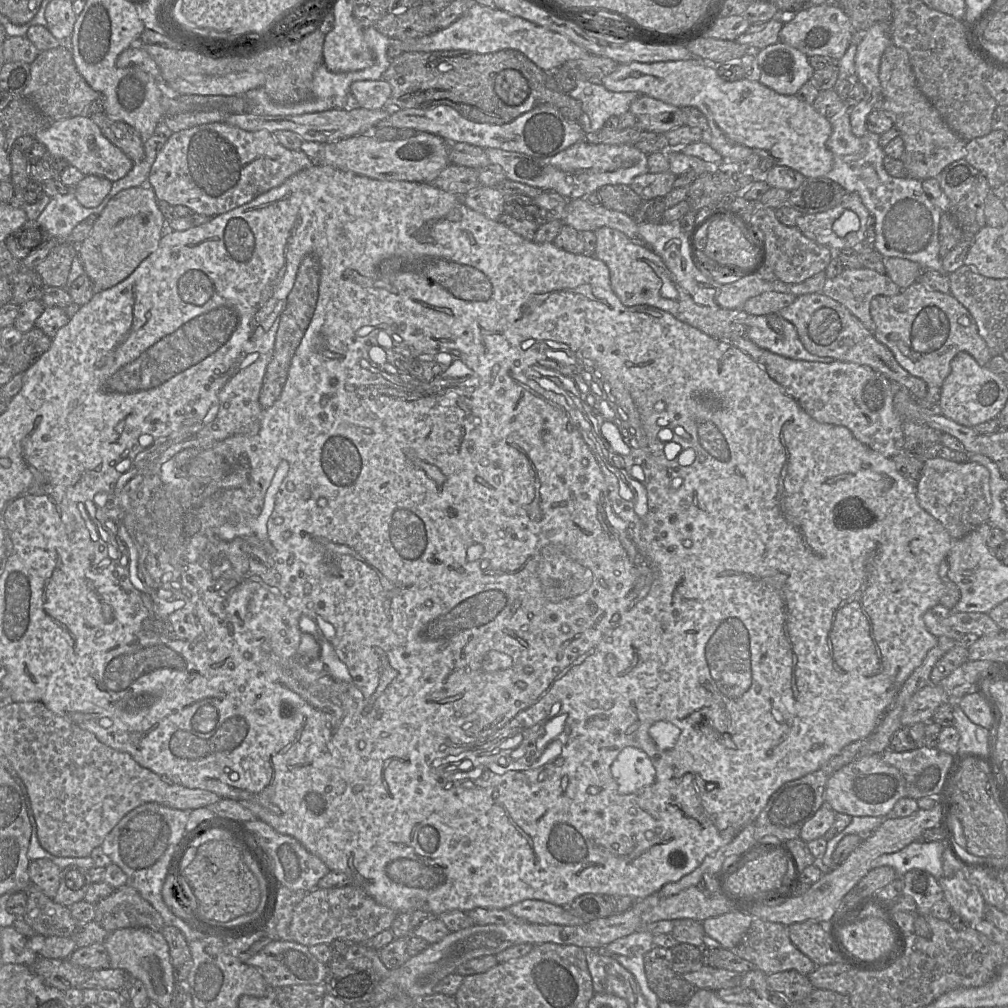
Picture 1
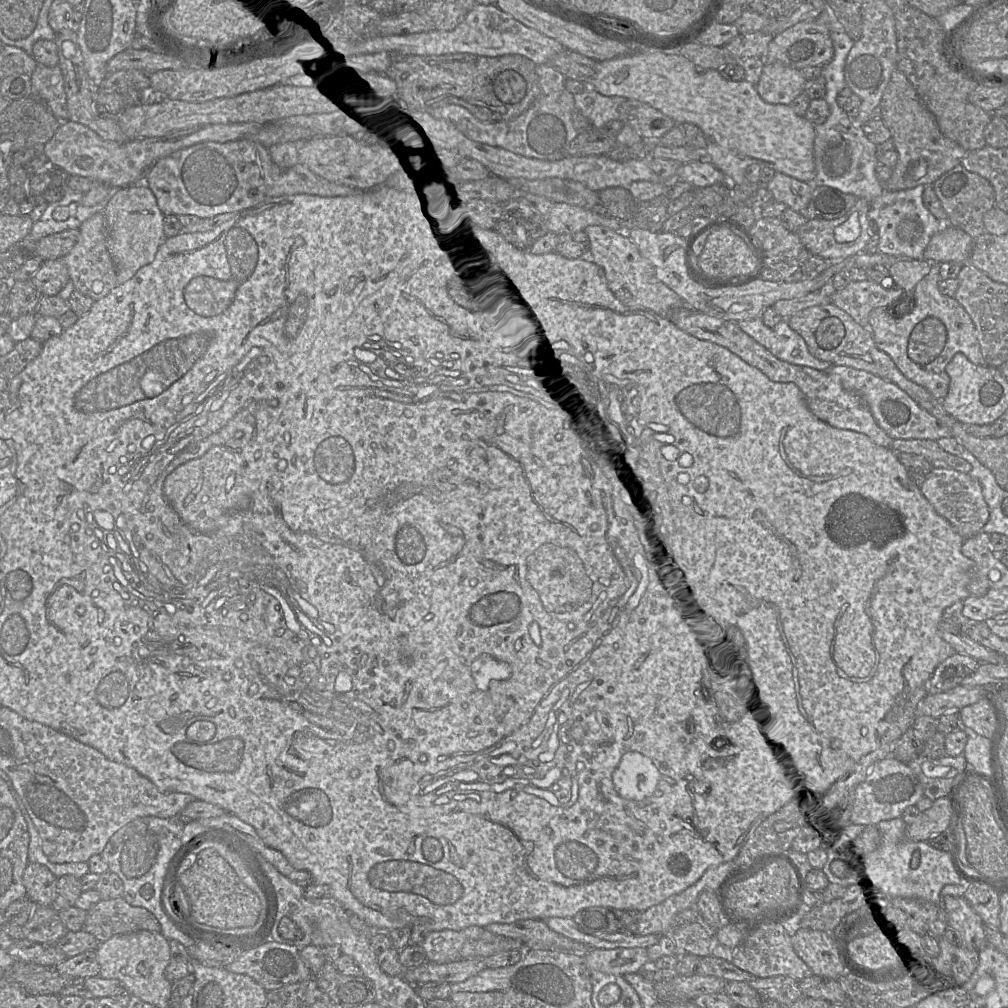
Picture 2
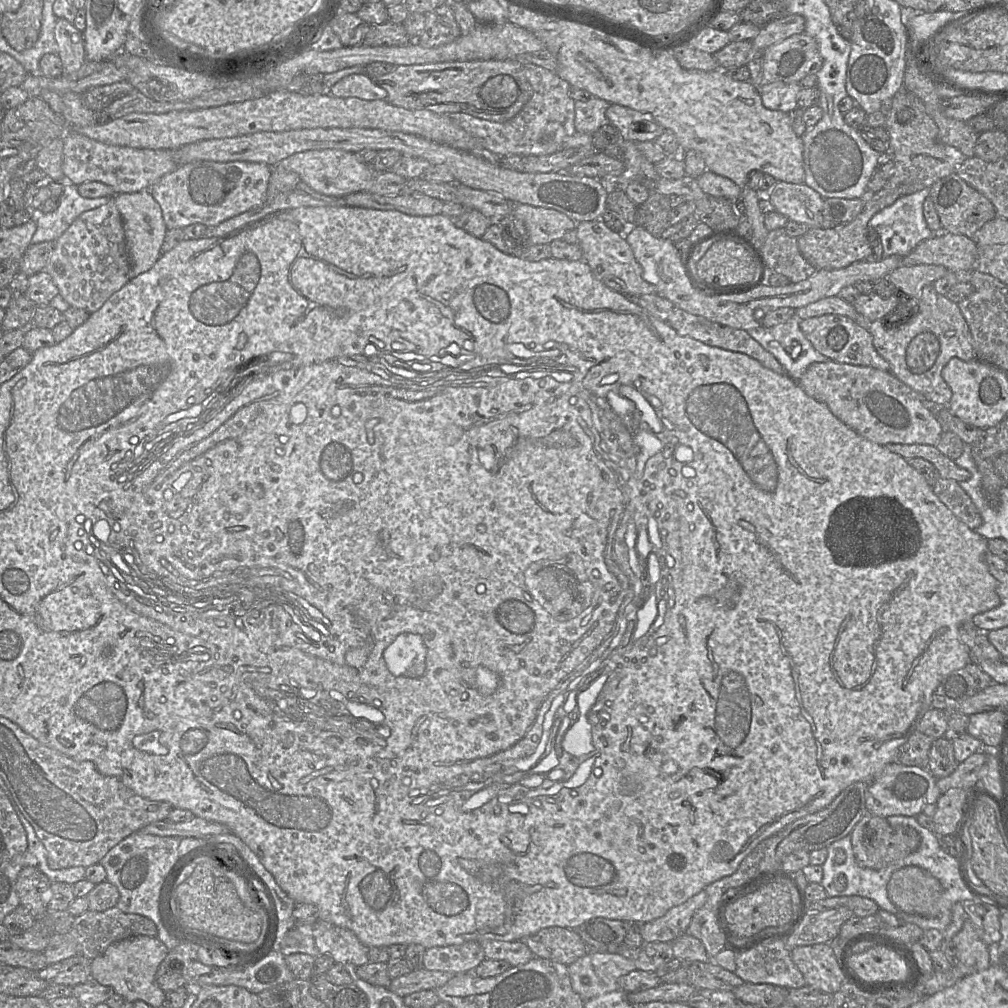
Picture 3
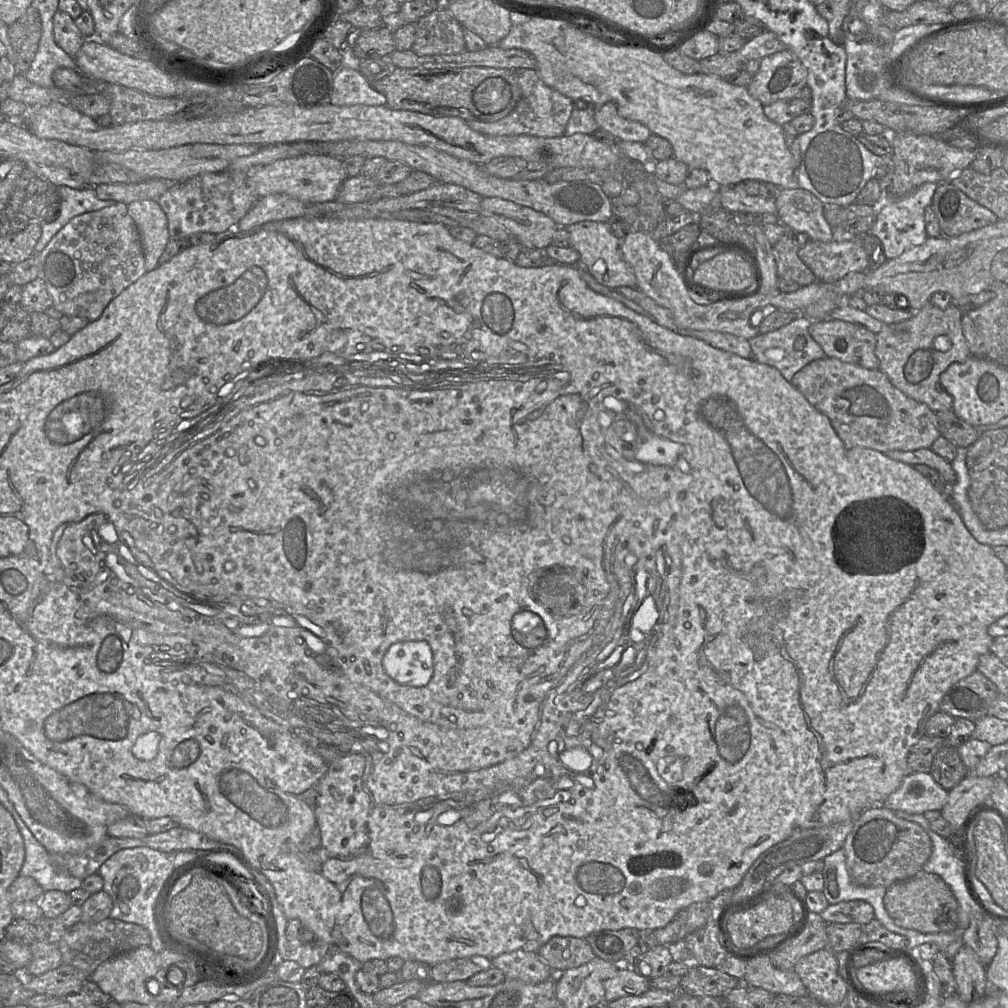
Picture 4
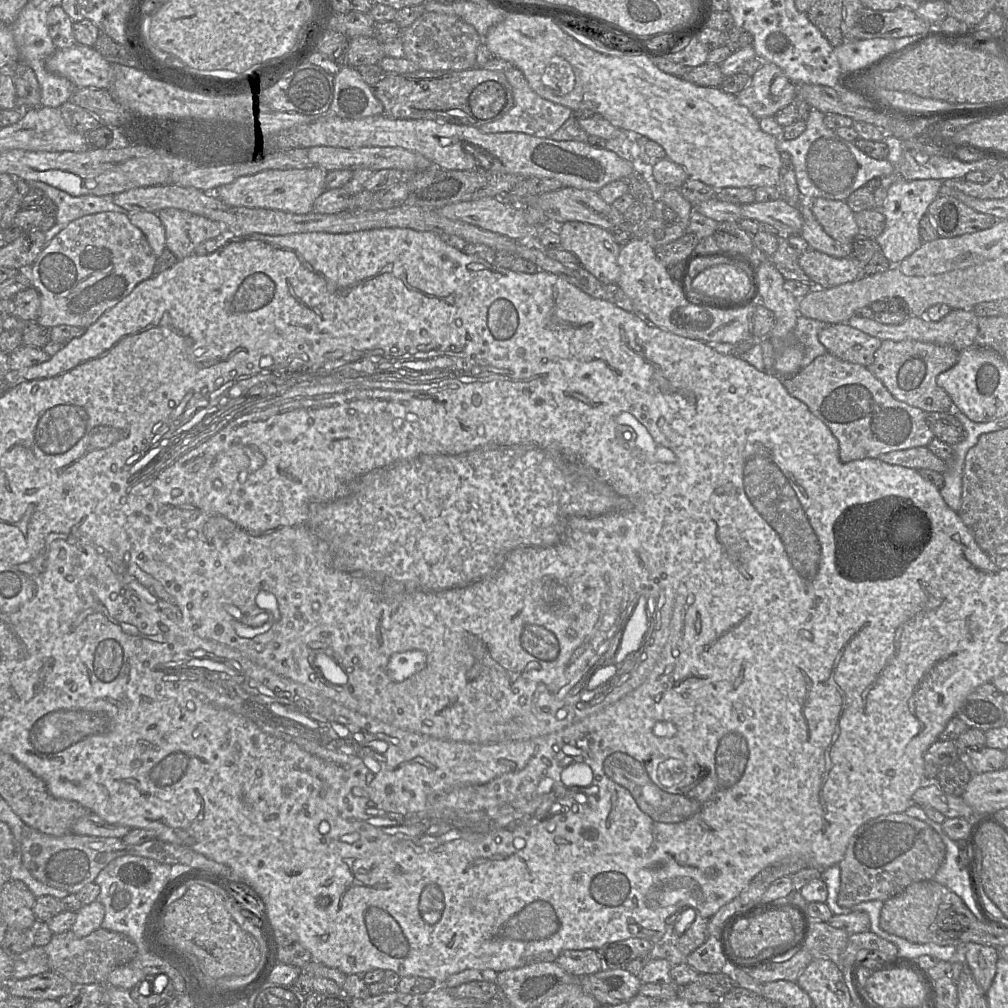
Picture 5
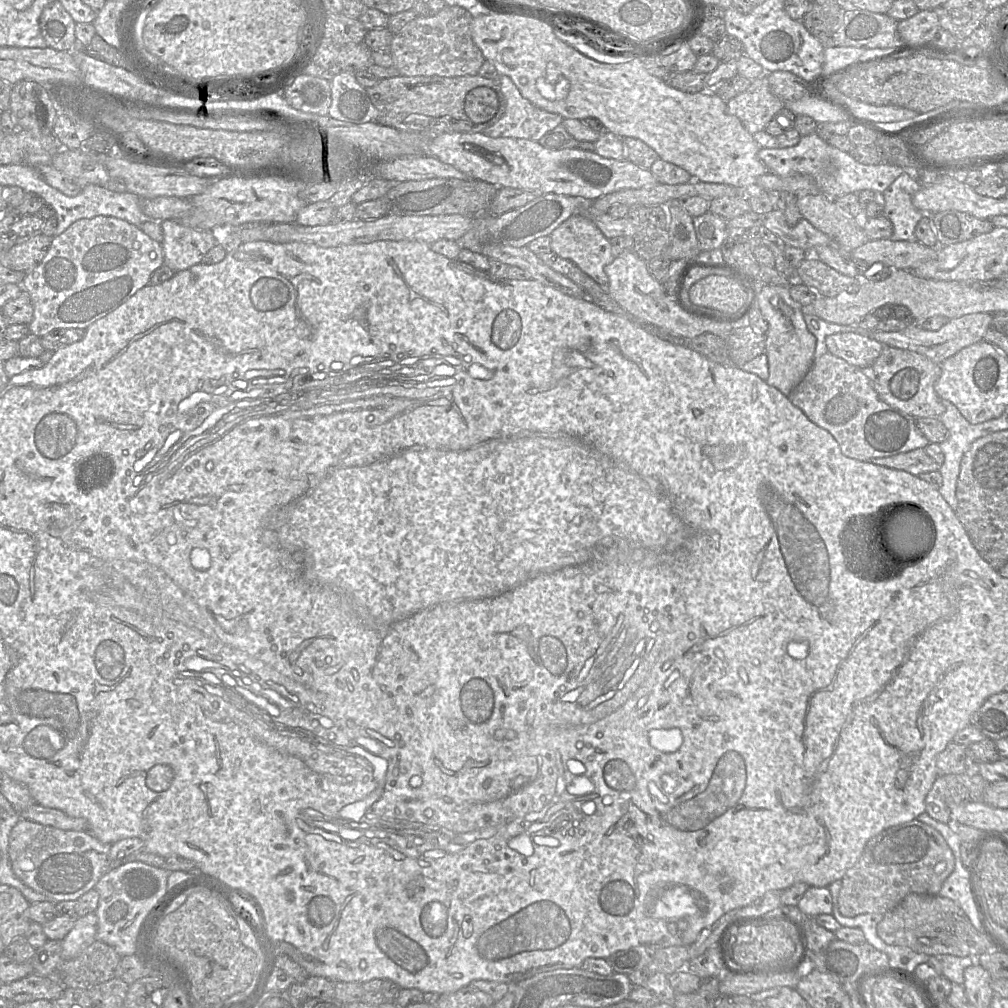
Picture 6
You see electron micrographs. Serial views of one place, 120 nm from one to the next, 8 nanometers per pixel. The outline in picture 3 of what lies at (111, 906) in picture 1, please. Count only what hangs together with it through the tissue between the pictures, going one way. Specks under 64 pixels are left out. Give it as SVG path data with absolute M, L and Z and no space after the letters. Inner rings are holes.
M116 906L103 912L87 910L75 917L69 934L77 944L77 954L93 960L102 954L111 944L126 938L138 935L156 937L158 933L156 924L147 917L138 914L127 914Z

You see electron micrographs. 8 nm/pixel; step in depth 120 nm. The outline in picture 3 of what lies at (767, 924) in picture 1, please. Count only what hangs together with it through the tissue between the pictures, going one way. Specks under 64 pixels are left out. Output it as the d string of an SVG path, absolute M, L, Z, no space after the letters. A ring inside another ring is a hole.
M767 940L736 955L734 973L751 984L771 984L787 989L807 985L784 940Z

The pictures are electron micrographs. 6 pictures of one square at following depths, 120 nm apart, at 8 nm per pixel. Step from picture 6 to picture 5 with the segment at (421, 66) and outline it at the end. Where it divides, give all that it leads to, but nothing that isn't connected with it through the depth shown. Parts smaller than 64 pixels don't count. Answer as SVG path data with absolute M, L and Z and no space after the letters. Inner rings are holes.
M425 11L400 34L404 57L427 71L460 71L476 66L476 50L483 38L456 15Z

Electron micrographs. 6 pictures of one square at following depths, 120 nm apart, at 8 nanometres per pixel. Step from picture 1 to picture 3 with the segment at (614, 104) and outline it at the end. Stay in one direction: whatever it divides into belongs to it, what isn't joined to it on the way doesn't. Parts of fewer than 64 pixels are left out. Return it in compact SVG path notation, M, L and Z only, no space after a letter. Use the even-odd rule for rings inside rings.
M594 96L586 101L576 101L574 119L576 132L593 134L601 126L608 124L606 110L609 106L609 102Z

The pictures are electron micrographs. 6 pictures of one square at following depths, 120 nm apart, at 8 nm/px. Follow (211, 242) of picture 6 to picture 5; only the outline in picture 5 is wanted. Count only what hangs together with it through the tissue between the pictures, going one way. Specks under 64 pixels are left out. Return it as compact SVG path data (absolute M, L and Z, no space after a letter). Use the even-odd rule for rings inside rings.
M166 208L160 210L158 216L164 226L166 236L166 248L169 249L178 259L184 259L194 254L195 248L202 242L217 238L223 233L223 225L205 217L192 214L187 211Z

